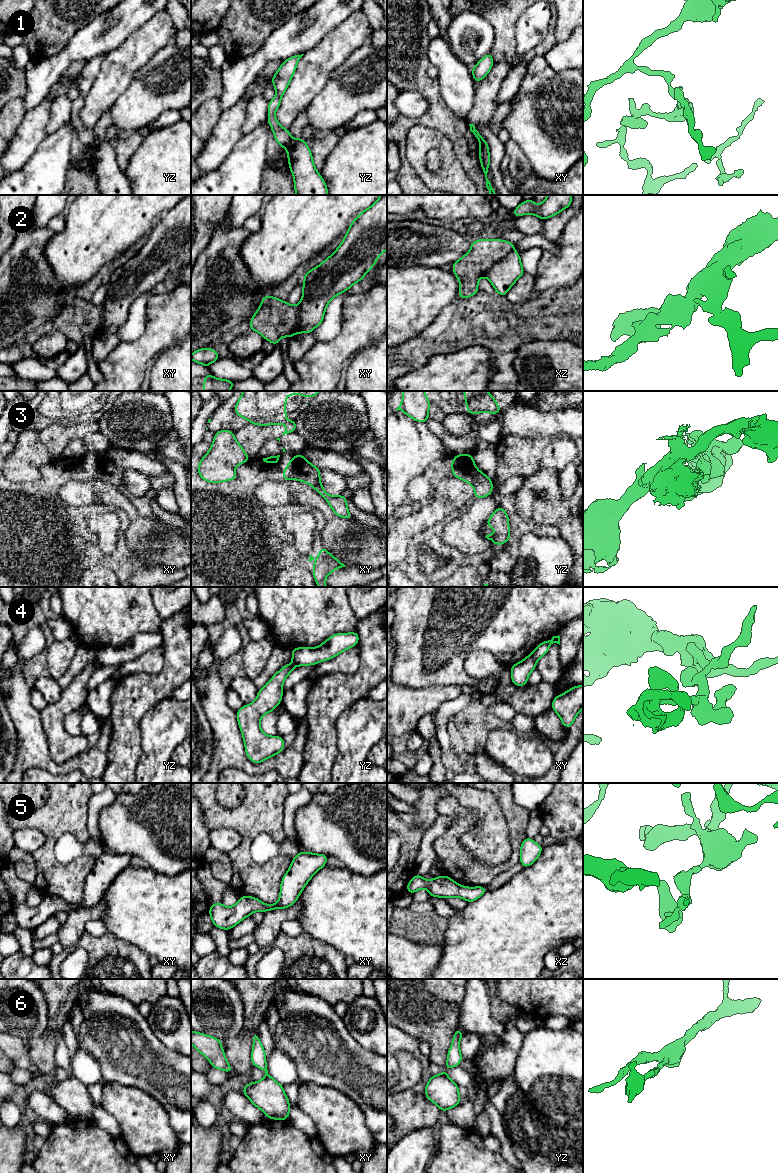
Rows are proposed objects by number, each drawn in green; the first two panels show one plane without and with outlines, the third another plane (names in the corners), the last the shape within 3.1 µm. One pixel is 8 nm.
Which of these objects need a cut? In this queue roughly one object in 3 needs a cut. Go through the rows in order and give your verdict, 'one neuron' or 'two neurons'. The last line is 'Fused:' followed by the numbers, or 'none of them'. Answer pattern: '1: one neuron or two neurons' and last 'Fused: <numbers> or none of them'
1: two neurons
2: two neurons
3: two neurons
4: two neurons
5: one neuron
6: one neuron
Fused: 1, 2, 3, 4

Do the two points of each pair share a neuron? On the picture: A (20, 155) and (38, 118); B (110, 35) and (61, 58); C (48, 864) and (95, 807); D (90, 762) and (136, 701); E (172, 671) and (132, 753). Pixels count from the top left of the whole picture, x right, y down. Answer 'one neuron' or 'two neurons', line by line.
A: one neuron
B: one neuron
C: two neurons
D: two neurons
E: one neuron

